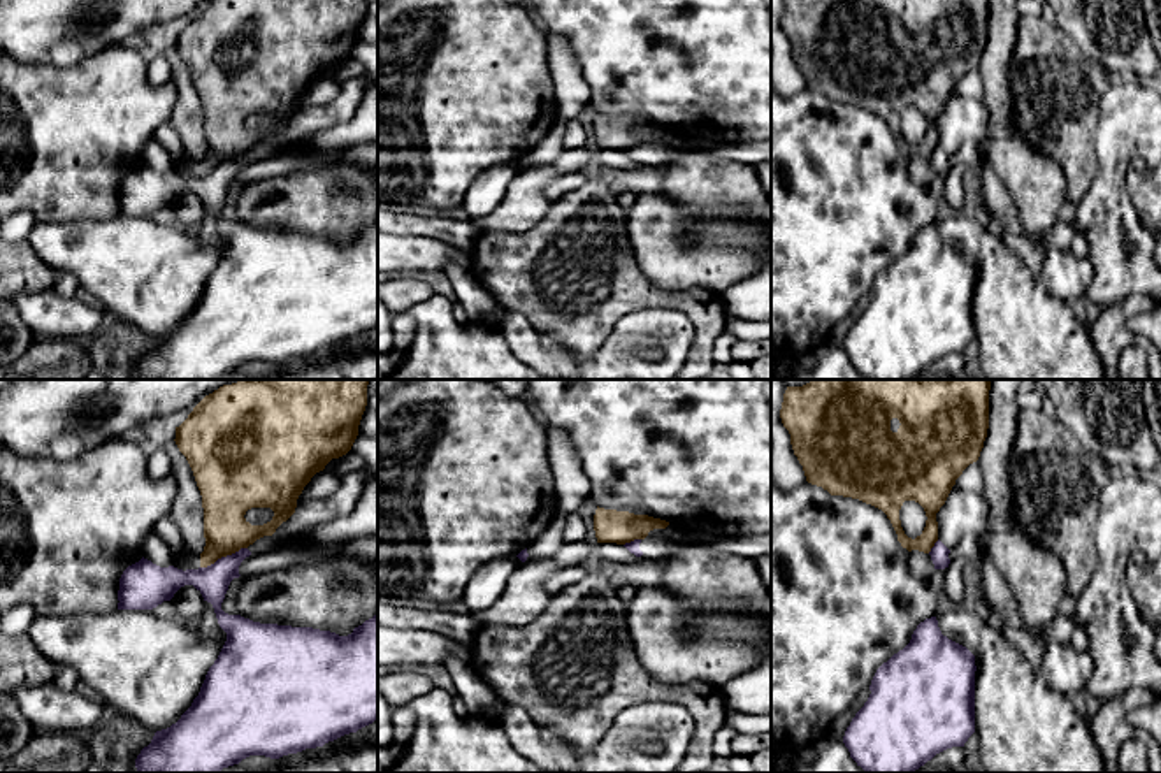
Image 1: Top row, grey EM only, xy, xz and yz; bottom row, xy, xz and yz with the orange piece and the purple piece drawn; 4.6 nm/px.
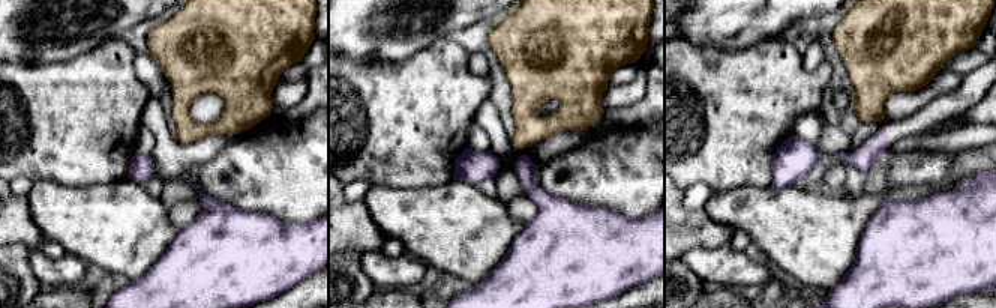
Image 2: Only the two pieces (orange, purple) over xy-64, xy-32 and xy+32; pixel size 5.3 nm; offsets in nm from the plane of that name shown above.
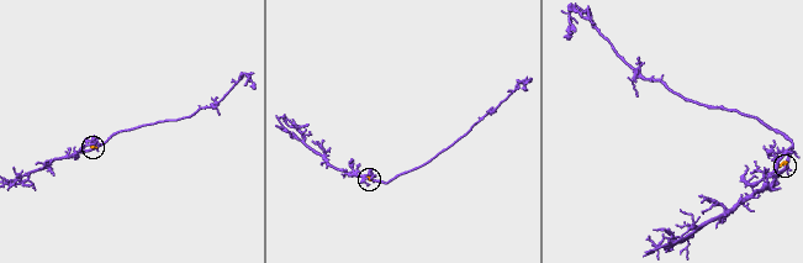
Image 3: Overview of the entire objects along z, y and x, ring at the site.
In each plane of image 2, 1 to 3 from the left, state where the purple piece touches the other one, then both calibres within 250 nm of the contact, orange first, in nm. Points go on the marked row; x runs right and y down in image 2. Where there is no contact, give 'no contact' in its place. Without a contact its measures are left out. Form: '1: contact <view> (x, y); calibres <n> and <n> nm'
1: no contact
2: no contact
3: no contact

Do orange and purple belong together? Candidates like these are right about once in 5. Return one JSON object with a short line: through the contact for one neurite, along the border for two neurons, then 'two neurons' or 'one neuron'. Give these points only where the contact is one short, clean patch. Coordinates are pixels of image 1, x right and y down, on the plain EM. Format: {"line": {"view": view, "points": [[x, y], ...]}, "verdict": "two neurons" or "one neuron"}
{"line": {"view": "xy", "points": [[246, 153], [201, 174]]}, "verdict": "two neurons"}

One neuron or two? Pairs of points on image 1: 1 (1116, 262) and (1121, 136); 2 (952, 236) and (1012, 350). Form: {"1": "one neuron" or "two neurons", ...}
{"1": "one neuron", "2": "one neuron"}

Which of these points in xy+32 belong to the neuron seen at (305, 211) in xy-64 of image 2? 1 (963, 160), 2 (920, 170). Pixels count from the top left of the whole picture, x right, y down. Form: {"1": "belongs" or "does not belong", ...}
{"1": "does not belong", "2": "belongs"}

